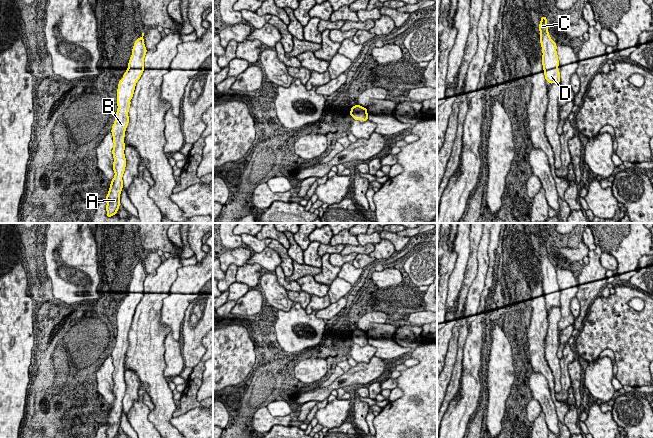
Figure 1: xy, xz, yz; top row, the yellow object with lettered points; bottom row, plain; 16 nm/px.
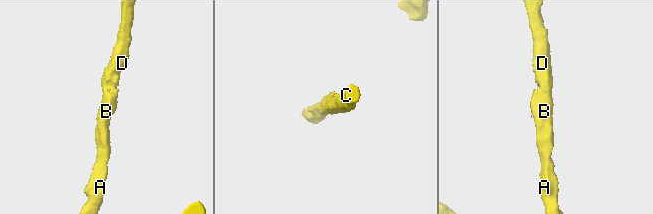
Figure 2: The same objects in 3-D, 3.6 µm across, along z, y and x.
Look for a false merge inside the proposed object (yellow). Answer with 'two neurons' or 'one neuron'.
one neuron

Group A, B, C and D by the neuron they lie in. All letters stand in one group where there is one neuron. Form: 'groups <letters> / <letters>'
groups A B C D

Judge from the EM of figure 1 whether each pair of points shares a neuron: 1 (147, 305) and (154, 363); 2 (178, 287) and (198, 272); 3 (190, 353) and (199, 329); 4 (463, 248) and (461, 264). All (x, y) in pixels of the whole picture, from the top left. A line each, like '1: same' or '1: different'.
1: same
2: same
3: same
4: same

